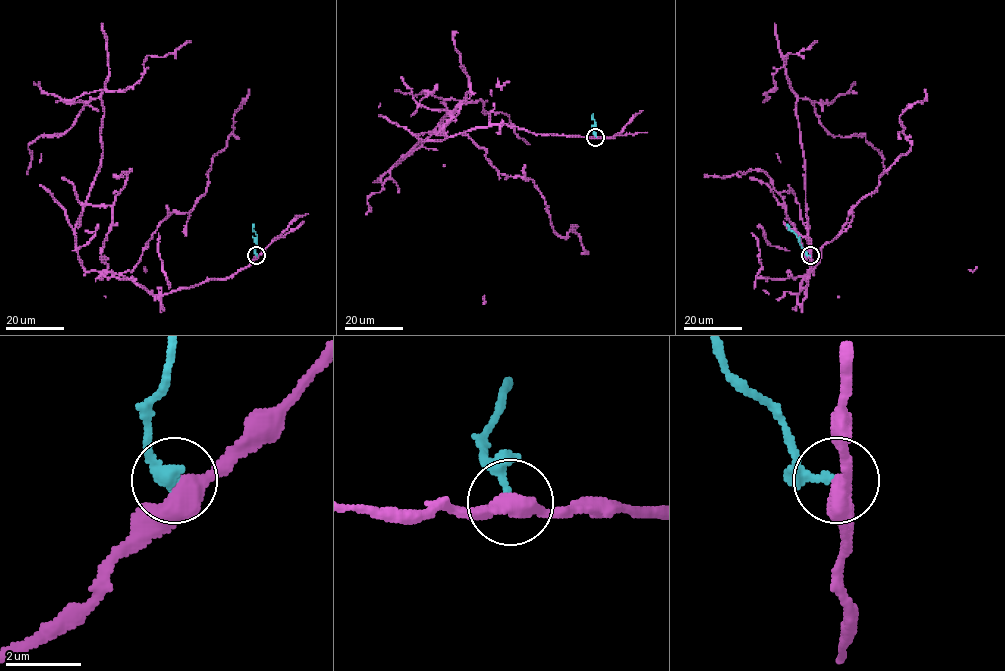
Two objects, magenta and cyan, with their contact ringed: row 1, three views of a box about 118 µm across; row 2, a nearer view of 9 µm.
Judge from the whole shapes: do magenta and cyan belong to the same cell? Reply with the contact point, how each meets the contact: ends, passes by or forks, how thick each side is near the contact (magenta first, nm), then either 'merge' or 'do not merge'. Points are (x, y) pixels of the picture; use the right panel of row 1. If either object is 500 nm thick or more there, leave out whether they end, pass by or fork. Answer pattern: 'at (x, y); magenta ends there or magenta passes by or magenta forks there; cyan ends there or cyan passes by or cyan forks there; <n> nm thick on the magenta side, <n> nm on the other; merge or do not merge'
at (810, 255); magenta passes by; cyan ends there; 480 nm thick on the magenta side, 240 nm on the other; do not merge

